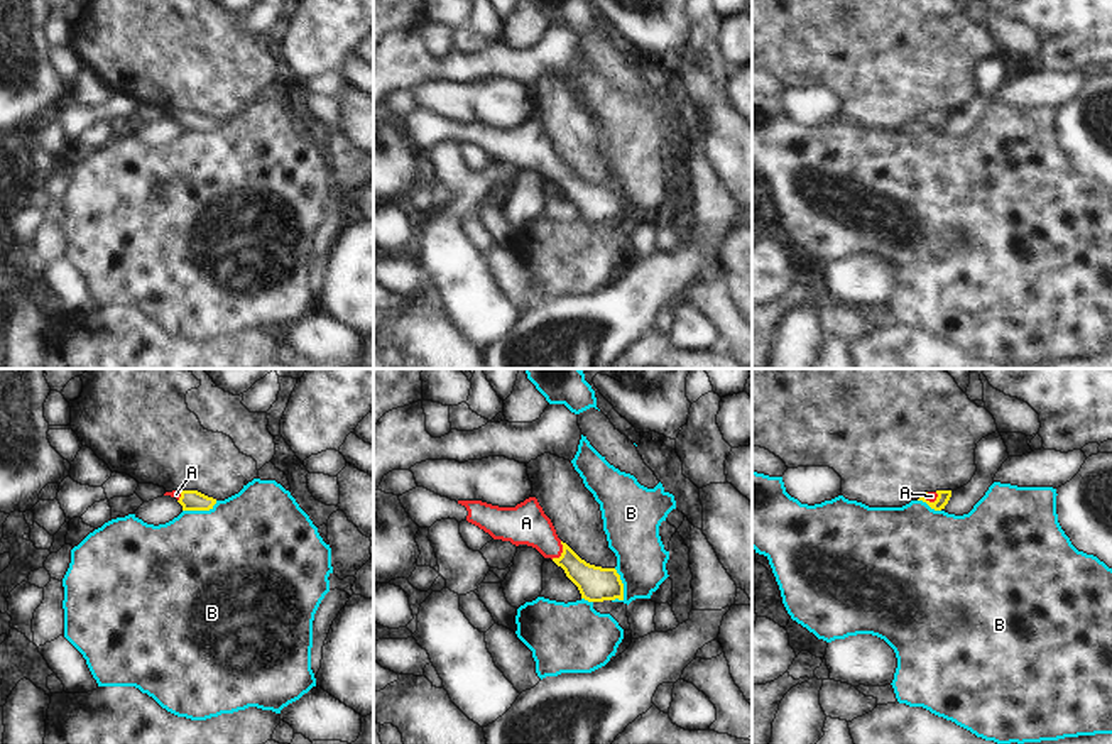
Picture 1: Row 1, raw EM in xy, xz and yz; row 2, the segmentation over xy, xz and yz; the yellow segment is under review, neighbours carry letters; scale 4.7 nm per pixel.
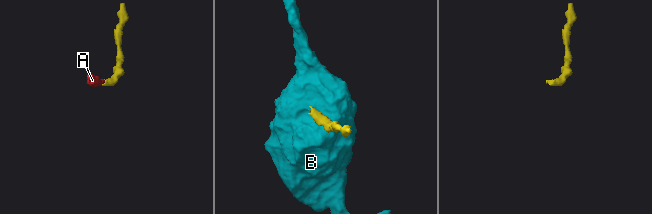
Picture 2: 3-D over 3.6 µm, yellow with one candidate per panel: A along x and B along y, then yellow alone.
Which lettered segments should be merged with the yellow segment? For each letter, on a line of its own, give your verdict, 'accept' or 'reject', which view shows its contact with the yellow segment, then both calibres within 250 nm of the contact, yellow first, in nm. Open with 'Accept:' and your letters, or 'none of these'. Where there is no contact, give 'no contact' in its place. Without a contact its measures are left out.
Accept: A
A: accept; meets yellow in xz; 170 nm thick on the yellow side, 200 nm on the other
B: reject; meets yellow in xz; 170 nm thick on the yellow side, 240 nm on the other

